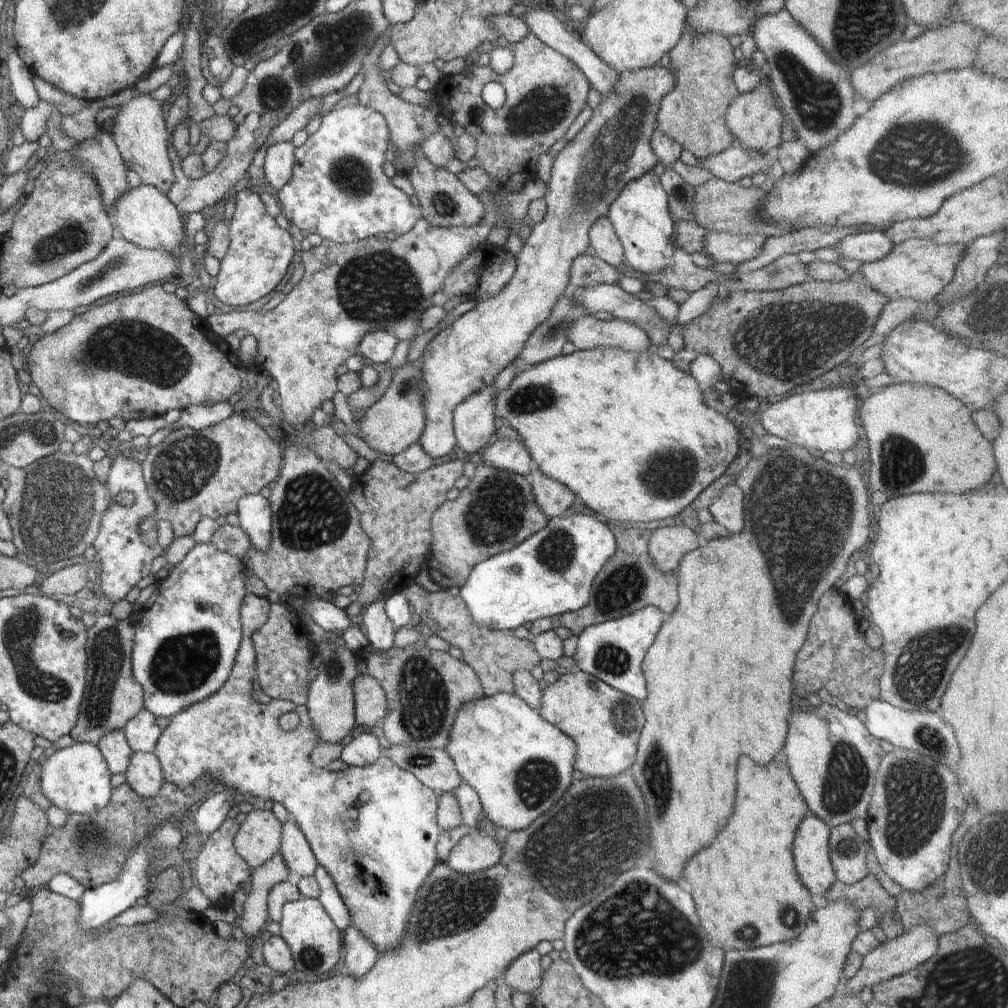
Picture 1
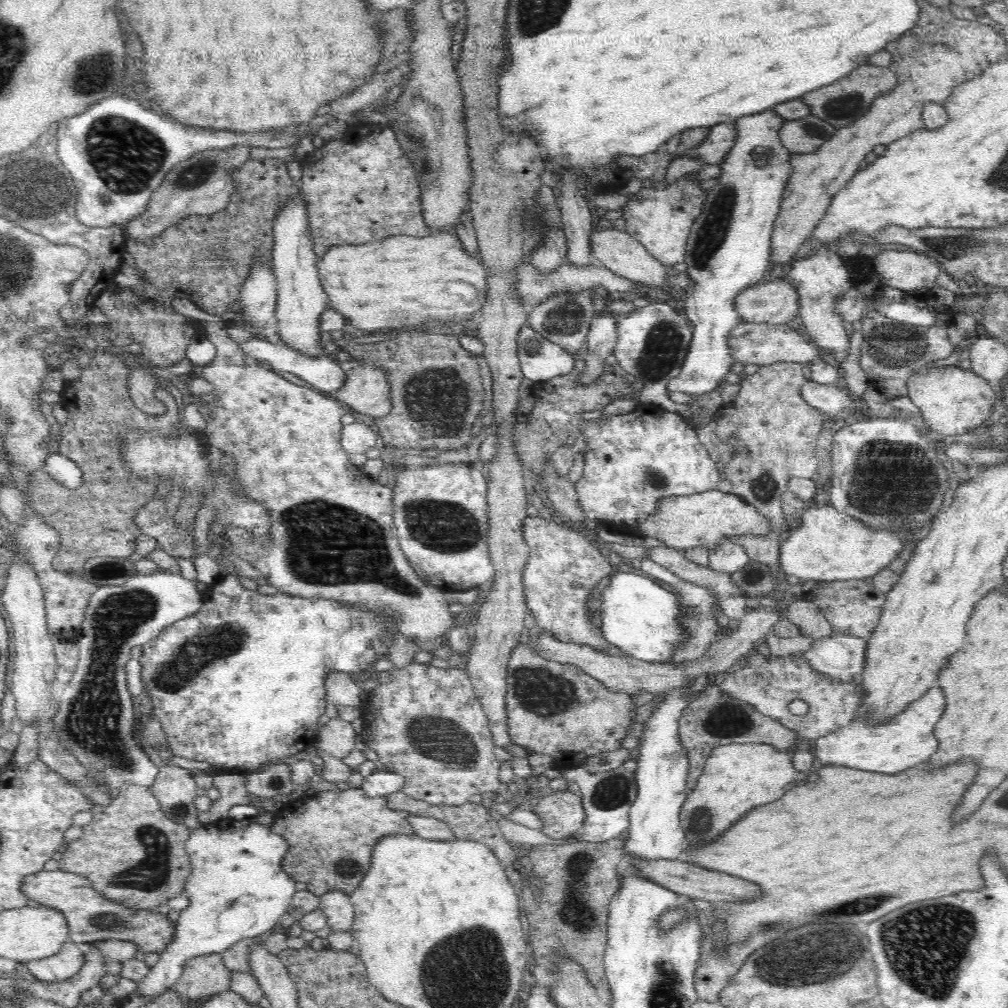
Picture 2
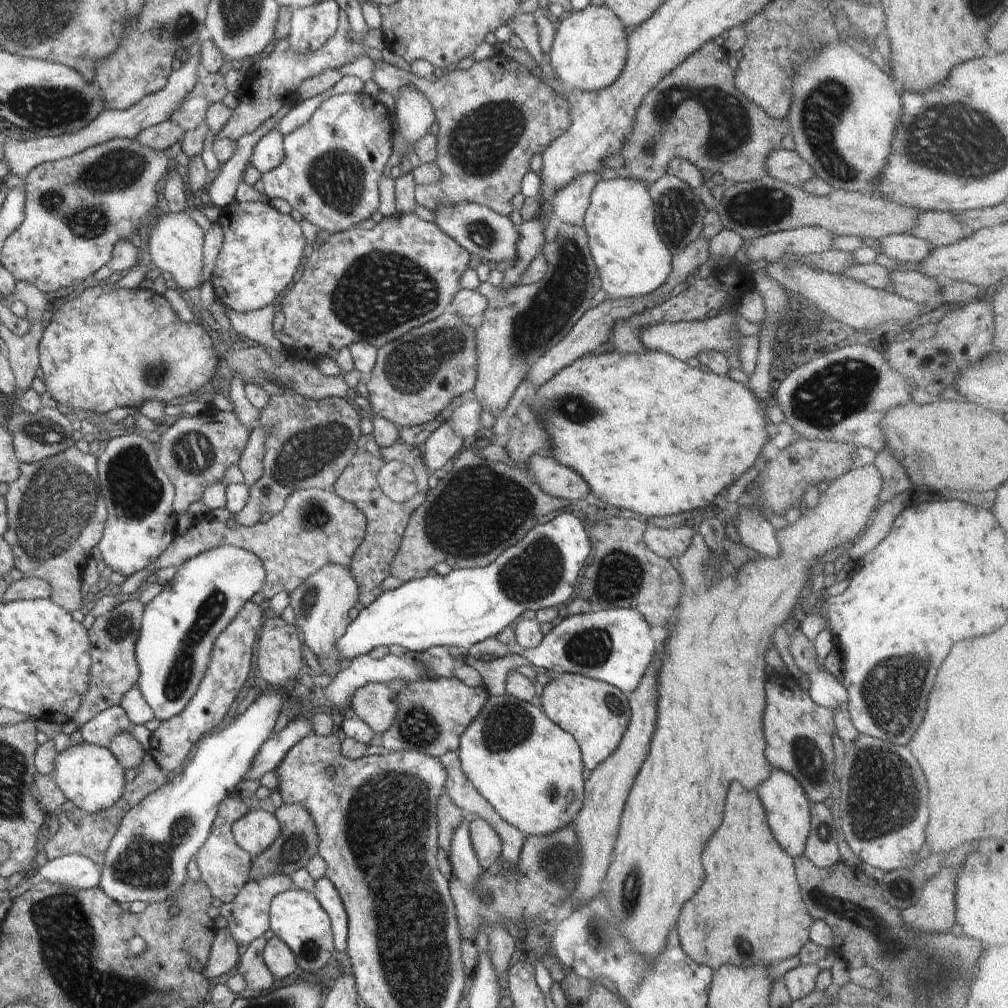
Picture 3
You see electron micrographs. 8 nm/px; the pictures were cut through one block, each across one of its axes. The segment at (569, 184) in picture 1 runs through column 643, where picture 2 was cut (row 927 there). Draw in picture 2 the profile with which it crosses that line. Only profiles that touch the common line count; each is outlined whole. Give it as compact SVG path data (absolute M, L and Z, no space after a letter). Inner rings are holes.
M42 870L25 877L21 892L32 904L54 908L66 917L72 943L83 947L98 941L122 940L134 943L141 953L162 953L174 940L177 922L153 909L134 911L94 890L90 880L62 870Z

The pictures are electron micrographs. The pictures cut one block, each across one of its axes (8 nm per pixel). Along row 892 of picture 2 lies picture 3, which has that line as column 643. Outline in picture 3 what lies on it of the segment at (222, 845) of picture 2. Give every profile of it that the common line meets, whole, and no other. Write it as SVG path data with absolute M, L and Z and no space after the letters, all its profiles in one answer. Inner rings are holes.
M615 173L602 175L596 181L583 226L593 261L601 274L601 289L608 292L606 299L653 293L670 276L673 256L662 242L654 219L654 203L647 184Z

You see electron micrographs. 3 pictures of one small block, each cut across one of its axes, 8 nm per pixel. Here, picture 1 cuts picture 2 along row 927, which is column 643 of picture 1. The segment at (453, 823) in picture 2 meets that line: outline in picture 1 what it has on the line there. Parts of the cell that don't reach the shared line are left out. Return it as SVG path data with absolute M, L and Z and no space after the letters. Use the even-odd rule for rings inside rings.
M610 524L610 528L616 538L616 552L592 580L588 604L576 612L562 614L560 617L561 626L568 628L574 636L580 636L588 626L614 620L645 606L656 606L664 614L670 614L678 604L676 573L660 572L650 558L648 541L651 531L622 528L614 524Z

